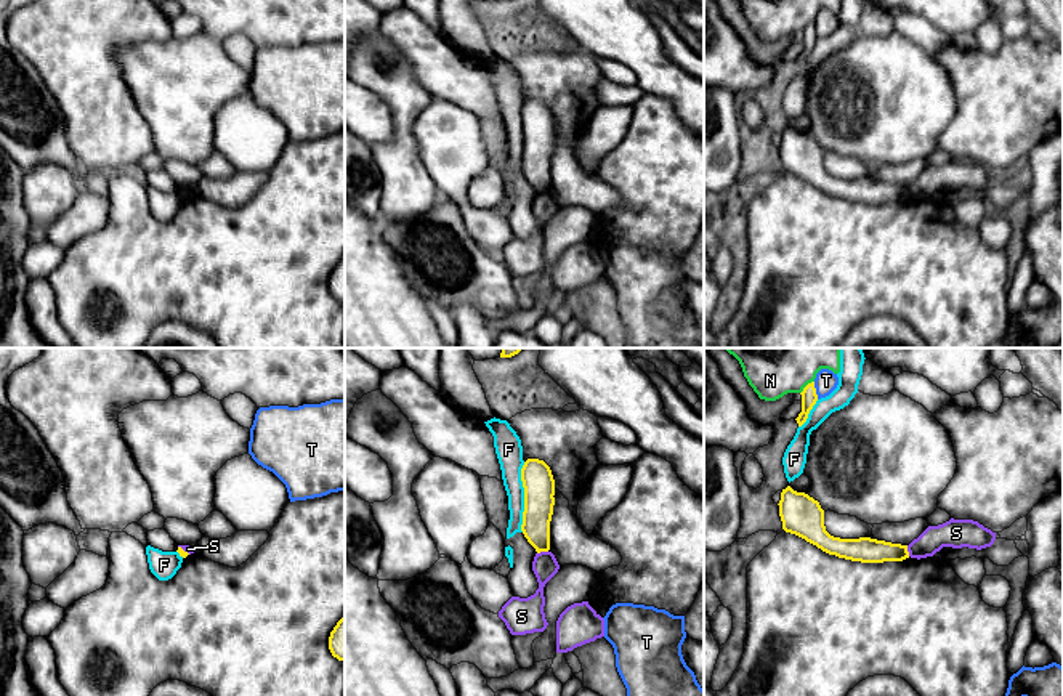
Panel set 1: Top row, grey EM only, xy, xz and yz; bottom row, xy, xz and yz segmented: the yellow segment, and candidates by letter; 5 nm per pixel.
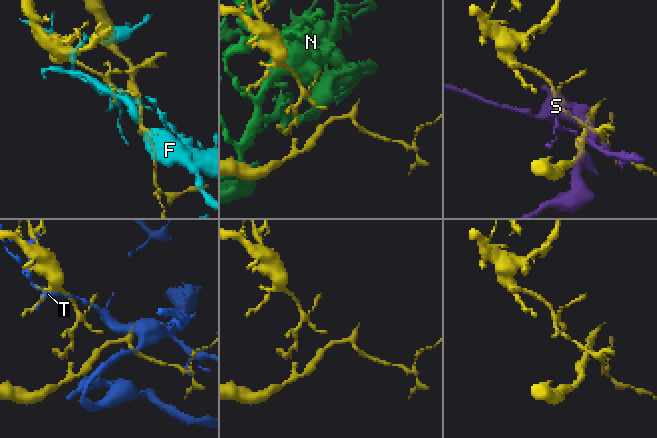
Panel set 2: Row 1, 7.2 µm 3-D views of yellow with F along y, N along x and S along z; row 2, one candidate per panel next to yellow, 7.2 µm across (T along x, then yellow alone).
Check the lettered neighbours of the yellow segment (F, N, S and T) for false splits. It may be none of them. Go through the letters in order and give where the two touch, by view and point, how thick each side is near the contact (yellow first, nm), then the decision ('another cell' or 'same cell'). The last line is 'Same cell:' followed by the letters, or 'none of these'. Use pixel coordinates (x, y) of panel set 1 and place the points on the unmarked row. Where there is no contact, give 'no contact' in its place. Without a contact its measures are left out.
F: xz (525, 138) | 160/130 nm | another cell
N: yz (805, 28) | 80/200 nm | another cell
S: xz (542, 191) | 150/120 nm | another cell
T: yz (815, 31) | 80/110 nm | another cell
Same cell: none of these

